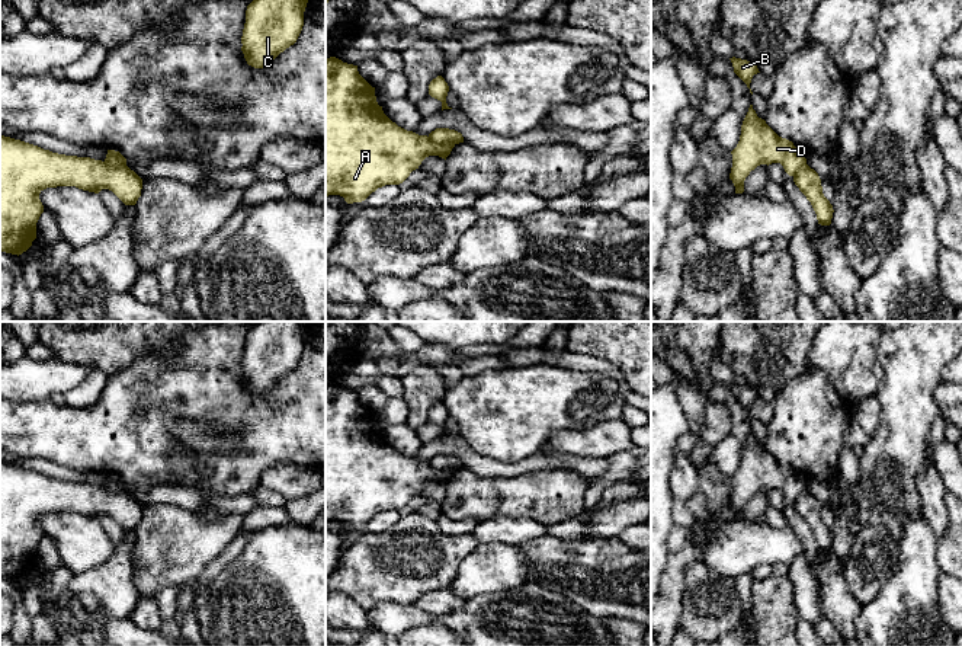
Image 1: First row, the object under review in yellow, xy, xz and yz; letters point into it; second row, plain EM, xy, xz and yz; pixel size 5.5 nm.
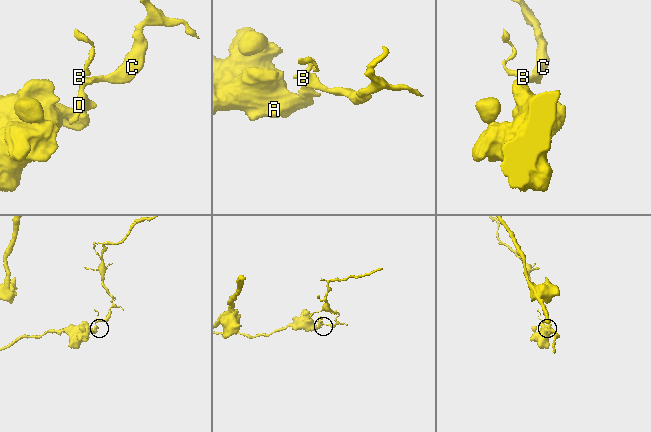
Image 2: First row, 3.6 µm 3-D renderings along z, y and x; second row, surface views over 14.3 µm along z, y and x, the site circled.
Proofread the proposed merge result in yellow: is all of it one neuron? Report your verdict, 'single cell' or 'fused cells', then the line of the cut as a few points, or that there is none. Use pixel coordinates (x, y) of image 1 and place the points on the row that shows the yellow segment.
fused cells; cut xz (427, 137), (435, 143), (454, 144)

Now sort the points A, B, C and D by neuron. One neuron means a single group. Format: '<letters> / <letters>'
A / B C D

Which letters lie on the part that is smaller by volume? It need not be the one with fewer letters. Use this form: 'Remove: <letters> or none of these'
Remove: B, C, D

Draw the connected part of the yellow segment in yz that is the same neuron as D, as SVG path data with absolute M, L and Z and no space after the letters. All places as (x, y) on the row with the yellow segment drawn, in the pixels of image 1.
M753 105L743 121L740 141L731 154L729 179L735 194L744 192L745 178L760 164L780 163L789 176L795 176L807 163L807 153L795 147L792 141L779 137L764 119L757 116Z

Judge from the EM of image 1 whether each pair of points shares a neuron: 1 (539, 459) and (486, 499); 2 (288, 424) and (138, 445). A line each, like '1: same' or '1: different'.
1: different
2: same

